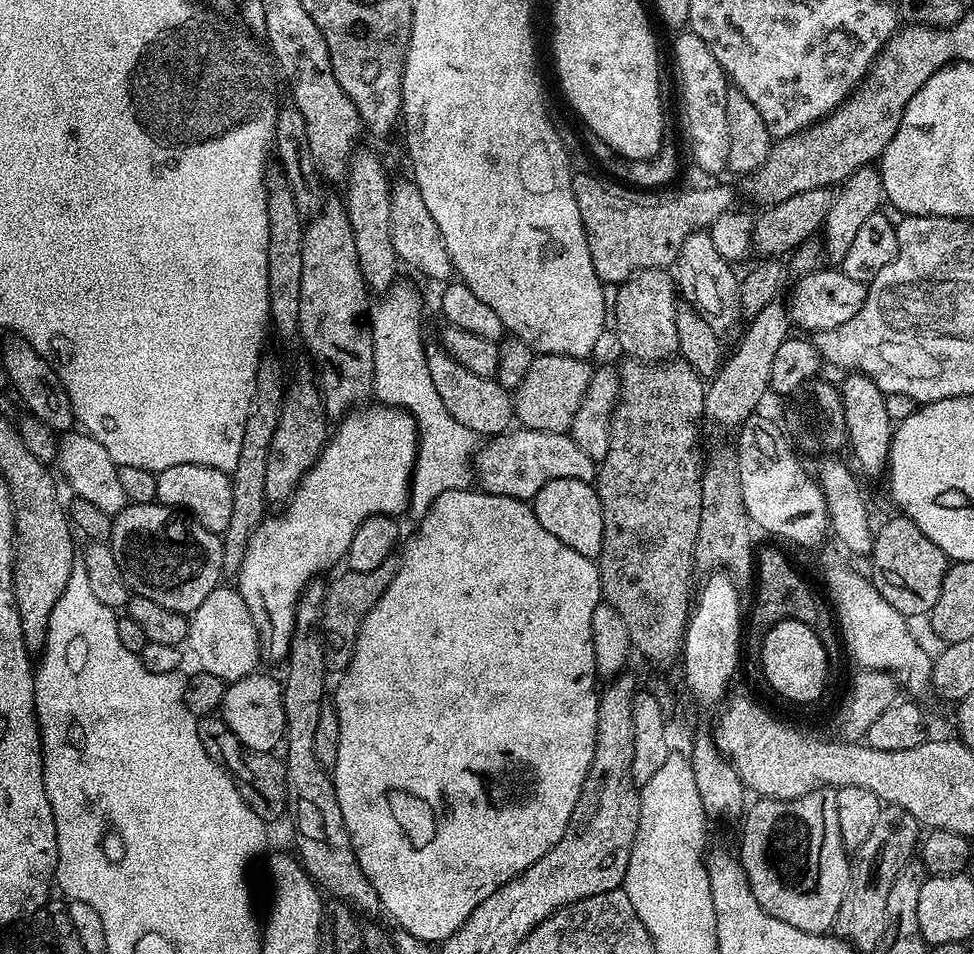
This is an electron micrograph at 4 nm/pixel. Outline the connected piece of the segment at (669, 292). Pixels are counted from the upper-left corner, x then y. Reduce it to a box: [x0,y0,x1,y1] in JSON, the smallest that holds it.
[610,268,678,362]

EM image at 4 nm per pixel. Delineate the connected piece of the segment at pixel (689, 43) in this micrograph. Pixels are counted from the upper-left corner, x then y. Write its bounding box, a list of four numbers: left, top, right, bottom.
[672,30,730,172]

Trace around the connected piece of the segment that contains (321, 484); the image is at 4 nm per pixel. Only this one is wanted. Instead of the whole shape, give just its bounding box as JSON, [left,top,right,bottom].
[238,406,416,657]

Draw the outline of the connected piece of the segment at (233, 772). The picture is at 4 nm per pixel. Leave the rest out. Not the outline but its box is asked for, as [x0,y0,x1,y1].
[198,714,288,822]

